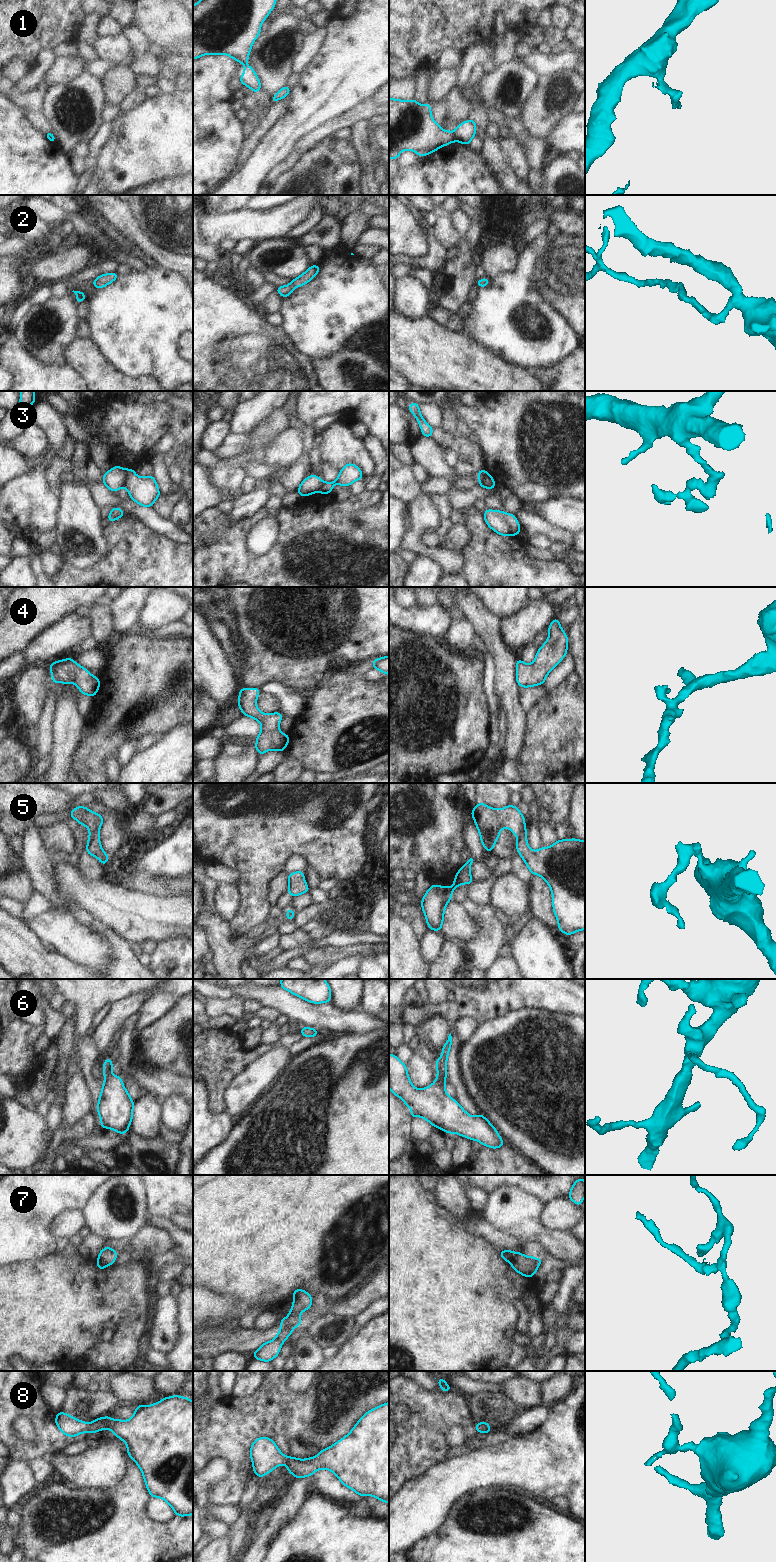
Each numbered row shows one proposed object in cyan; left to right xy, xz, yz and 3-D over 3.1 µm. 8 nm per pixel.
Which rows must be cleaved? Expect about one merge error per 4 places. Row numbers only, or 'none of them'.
1, 3, 5

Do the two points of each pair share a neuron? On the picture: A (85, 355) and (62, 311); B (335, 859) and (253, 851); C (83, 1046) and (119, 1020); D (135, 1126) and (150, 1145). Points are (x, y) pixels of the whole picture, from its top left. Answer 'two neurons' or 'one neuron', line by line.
A: two neurons
B: one neuron
C: two neurons
D: two neurons

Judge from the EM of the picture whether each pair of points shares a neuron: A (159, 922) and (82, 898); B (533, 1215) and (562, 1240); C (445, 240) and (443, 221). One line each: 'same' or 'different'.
A: same
B: same
C: same

